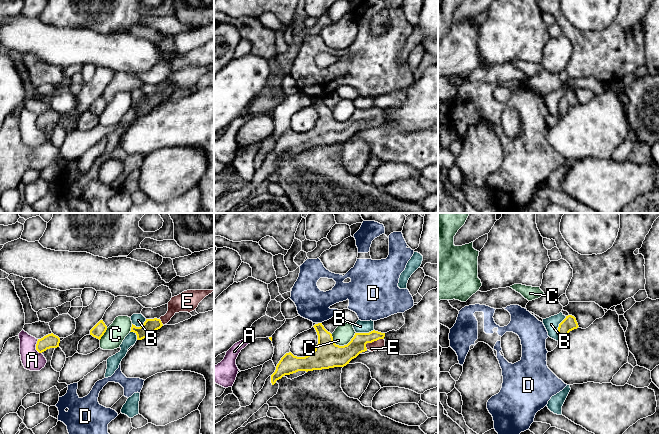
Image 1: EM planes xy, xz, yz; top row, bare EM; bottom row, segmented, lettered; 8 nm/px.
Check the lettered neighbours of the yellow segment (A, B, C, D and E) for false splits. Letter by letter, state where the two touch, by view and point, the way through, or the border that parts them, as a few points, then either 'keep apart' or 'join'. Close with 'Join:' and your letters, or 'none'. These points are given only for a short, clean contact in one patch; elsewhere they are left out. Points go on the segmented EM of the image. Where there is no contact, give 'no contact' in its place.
A: meets yellow in xy at (36, 347); border along xy (38, 339), (36, 349), (41, 353); keep apart
B: meets yellow in yz at (558, 328); border along yz (566, 316), (558, 327), (559, 340); keep apart
C: meets yellow in xz at (345, 345); border along xz (355, 332), (354, 336), (346, 344), (337, 345), (332, 340); keep apart
D: meets yellow in xz at (320, 323); border along xz (318, 322), (321, 323); keep apart
E: meets yellow in xz at (372, 341); runs through xz (344, 354), (363, 341), (372, 341), (379, 344); join
Join: E

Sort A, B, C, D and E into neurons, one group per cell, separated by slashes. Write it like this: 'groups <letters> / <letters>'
groups A / B / C / D / E

